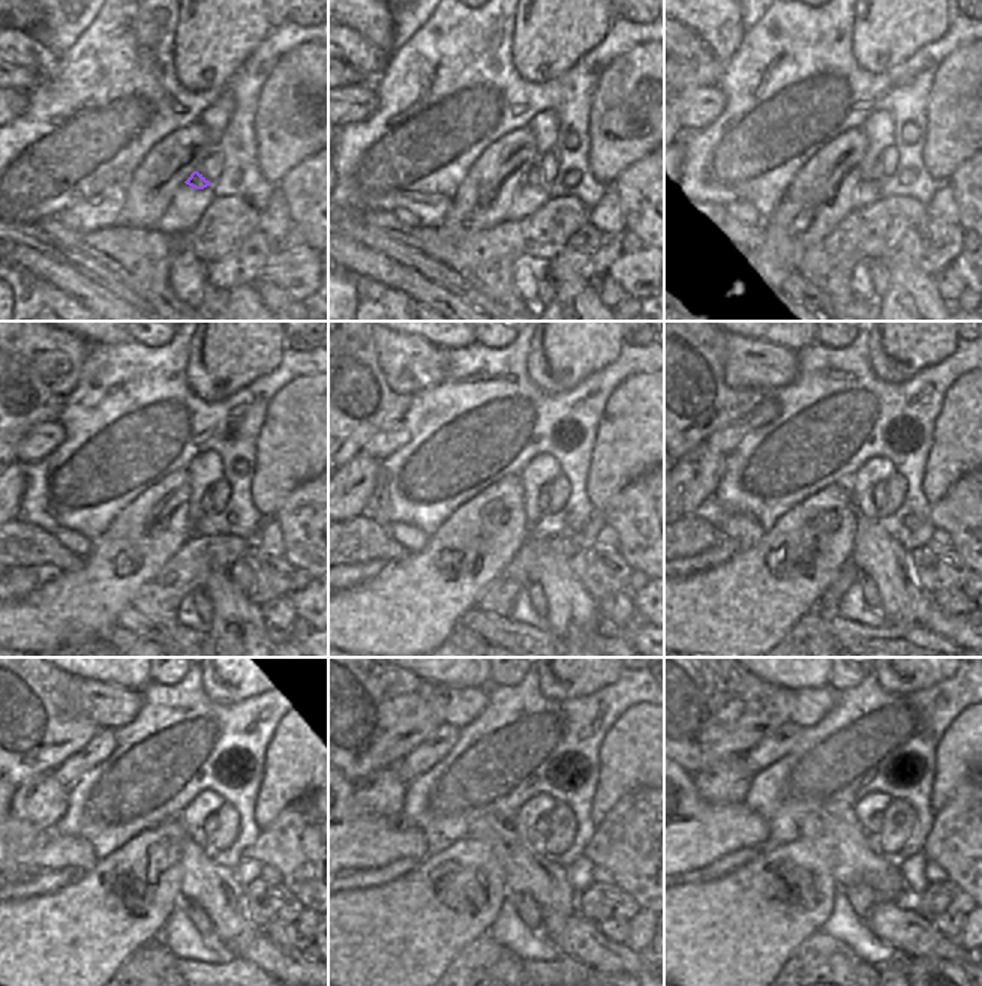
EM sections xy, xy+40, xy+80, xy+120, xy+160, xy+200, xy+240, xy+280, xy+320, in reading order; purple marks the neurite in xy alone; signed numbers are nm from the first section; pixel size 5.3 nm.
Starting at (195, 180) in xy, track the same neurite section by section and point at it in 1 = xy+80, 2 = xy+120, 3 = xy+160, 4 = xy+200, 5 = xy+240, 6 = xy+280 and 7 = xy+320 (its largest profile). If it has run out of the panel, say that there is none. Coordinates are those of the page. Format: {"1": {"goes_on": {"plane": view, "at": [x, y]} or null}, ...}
{"1": {"goes_on": {"plane": "xy+80", "at": [876, 174]}}, "2": {"goes_on": {"plane": "xy+120", "at": [206, 503]}}, "3": {"goes_on": {"plane": "xy+160", "at": [544, 492]}}, "4": {"goes_on": {"plane": "xy+200", "at": [880, 489]}}, "5": {"goes_on": {"plane": "xy+240", "at": [210, 824]}}, "6": {"goes_on": {"plane": "xy+280", "at": [543, 823]}}, "7": {"goes_on": {"plane": "xy+320", "at": [876, 824]}}}

